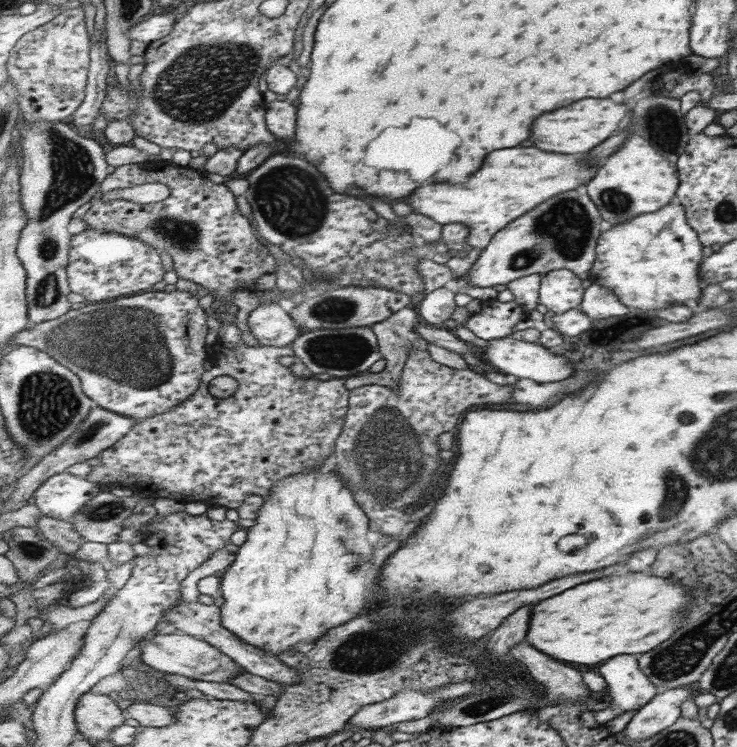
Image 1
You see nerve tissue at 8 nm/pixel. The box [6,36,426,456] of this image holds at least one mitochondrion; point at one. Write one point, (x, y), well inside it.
(127, 343)

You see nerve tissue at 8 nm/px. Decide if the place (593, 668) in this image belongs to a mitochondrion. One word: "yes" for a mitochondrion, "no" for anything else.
no

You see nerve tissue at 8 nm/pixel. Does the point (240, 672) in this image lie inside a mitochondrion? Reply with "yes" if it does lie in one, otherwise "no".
no

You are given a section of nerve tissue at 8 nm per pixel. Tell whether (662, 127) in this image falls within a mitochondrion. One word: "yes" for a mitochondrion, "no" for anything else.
yes

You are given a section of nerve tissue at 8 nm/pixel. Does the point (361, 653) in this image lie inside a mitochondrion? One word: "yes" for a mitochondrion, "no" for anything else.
yes

